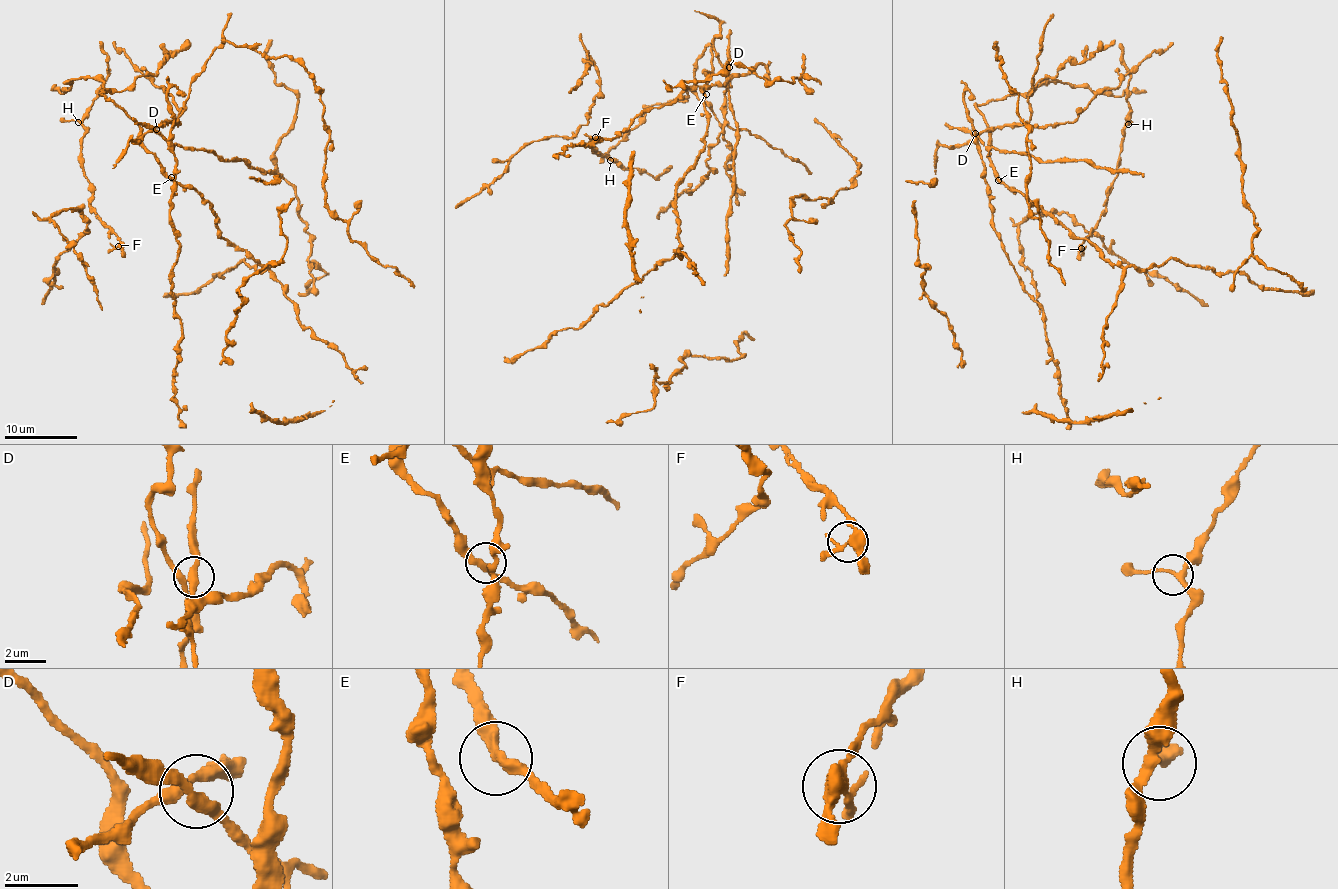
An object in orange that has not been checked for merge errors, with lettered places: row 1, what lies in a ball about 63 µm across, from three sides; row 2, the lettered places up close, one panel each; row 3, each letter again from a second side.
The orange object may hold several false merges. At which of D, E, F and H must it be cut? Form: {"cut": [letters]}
{"cut": []}

